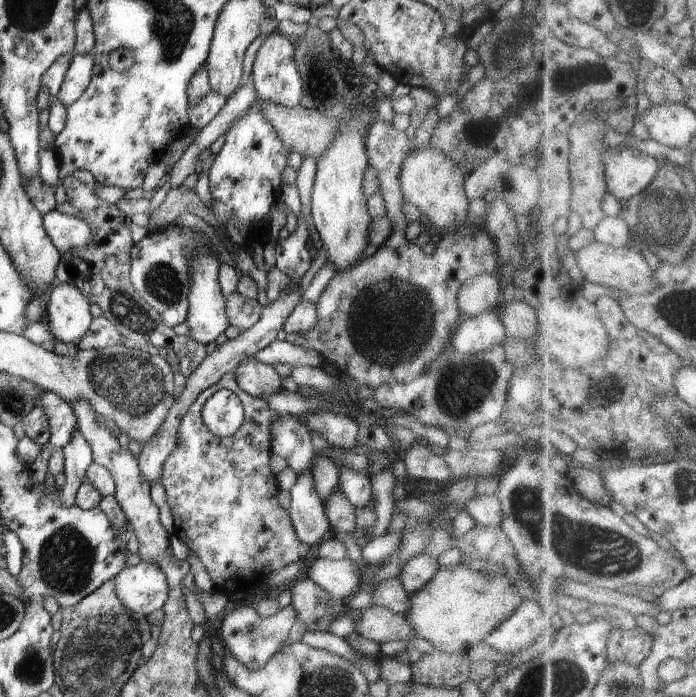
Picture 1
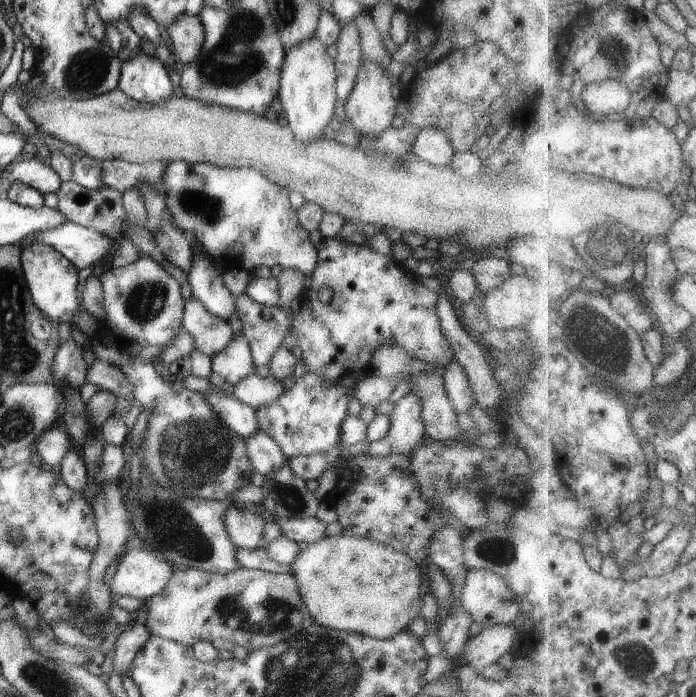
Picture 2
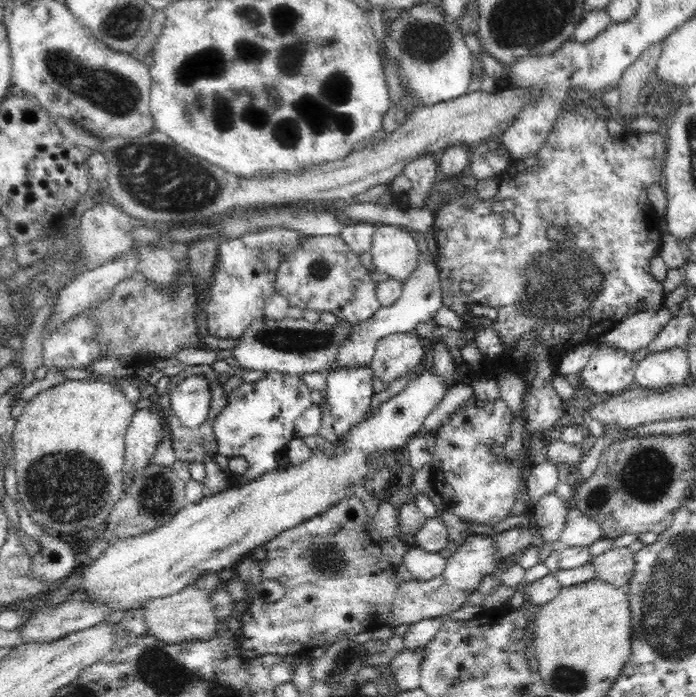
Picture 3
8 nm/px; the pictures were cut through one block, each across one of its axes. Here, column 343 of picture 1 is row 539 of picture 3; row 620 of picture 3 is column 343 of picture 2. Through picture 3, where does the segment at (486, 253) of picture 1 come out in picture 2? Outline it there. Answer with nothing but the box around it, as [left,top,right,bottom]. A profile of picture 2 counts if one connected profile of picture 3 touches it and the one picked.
[235,237,454,390]

